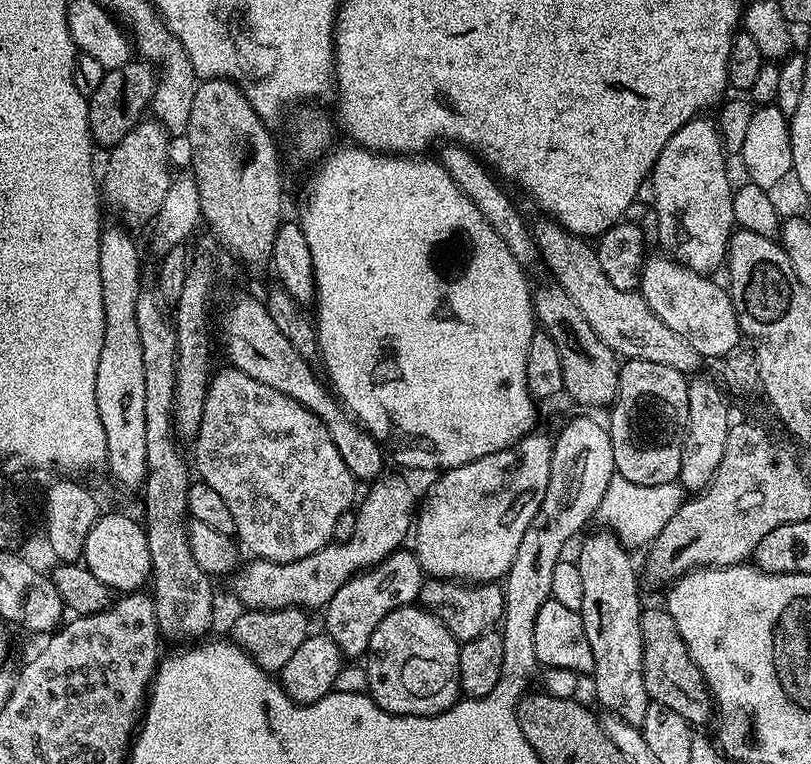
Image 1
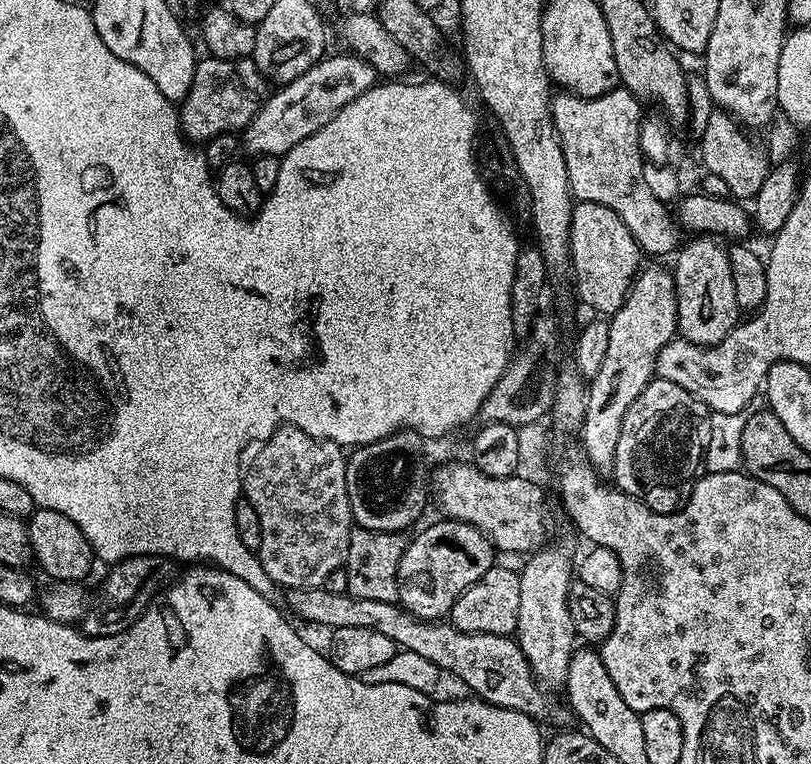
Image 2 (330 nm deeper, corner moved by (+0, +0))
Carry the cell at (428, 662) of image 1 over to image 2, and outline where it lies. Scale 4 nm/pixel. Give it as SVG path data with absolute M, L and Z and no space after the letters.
M440 518L437 524L432 524L429 528L424 528L416 537L408 540L406 550L402 554L402 562L398 566L398 578L400 579L399 603L408 612L413 612L419 620L435 620L447 617L451 613L454 602L469 586L478 582L486 570L494 567L492 560L498 556L487 532L480 528L475 528L472 524L467 524L462 520L449 520Z

